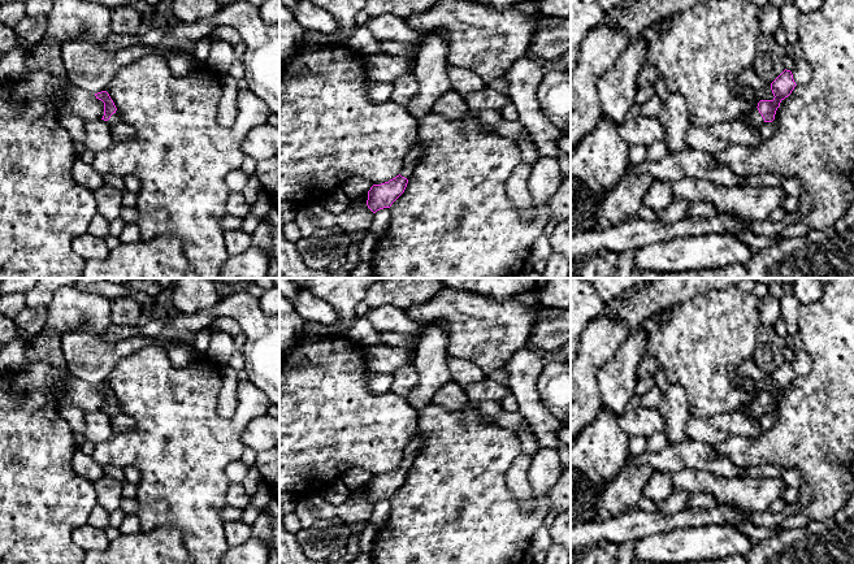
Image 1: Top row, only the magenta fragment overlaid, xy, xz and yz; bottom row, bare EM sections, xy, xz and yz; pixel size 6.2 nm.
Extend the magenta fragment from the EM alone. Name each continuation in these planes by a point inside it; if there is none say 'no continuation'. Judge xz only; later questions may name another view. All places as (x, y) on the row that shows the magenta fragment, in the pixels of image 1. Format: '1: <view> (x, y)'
1: xz (417, 151)

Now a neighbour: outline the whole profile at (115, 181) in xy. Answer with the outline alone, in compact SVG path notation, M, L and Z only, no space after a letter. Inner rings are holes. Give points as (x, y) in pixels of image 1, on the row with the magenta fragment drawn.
M104 174L103 181L104 181L104 185L108 185L108 186L110 186L121 192L123 192L126 190L123 177L121 177L121 175Z

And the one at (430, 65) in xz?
M433 32L421 39L417 47L413 74L419 82L419 91L407 108L420 121L435 110L437 100L452 87L447 75L448 45L445 36Z

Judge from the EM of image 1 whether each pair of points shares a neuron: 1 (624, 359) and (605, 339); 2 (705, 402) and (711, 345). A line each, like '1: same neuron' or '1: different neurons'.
1: different neurons
2: same neuron

